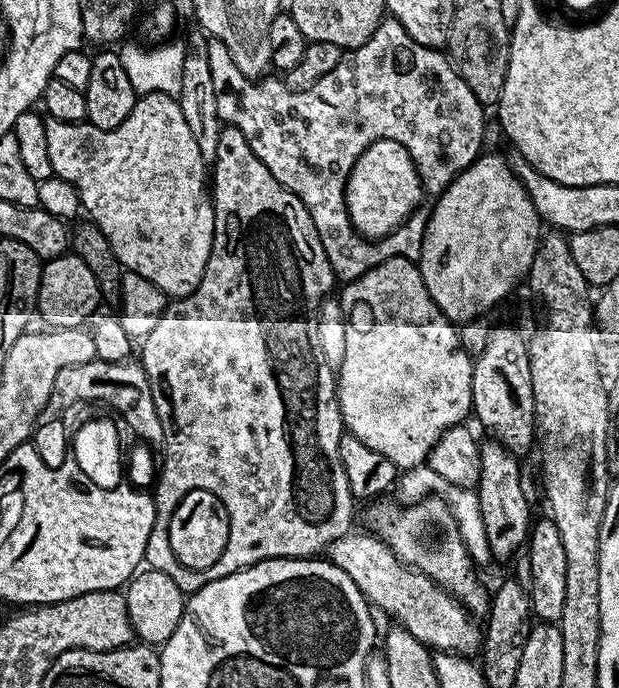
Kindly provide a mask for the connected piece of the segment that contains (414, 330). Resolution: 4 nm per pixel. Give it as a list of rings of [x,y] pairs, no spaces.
[[[401,256],[390,258],[378,266],[374,266],[366,274],[362,274],[357,280],[343,285],[344,293],[338,296],[341,306],[344,307],[344,321],[346,322],[346,352],[342,354],[342,362],[336,378],[336,401],[340,407],[340,417],[344,419],[345,429],[351,435],[357,436],[370,450],[378,450],[378,454],[386,454],[390,462],[396,464],[397,469],[407,470],[419,468],[427,461],[432,447],[439,442],[444,432],[456,425],[463,425],[472,412],[472,366],[473,357],[460,345],[460,333],[457,325],[438,310],[434,298],[430,298],[430,290],[426,290],[426,282],[422,282],[417,261],[407,260]]]

